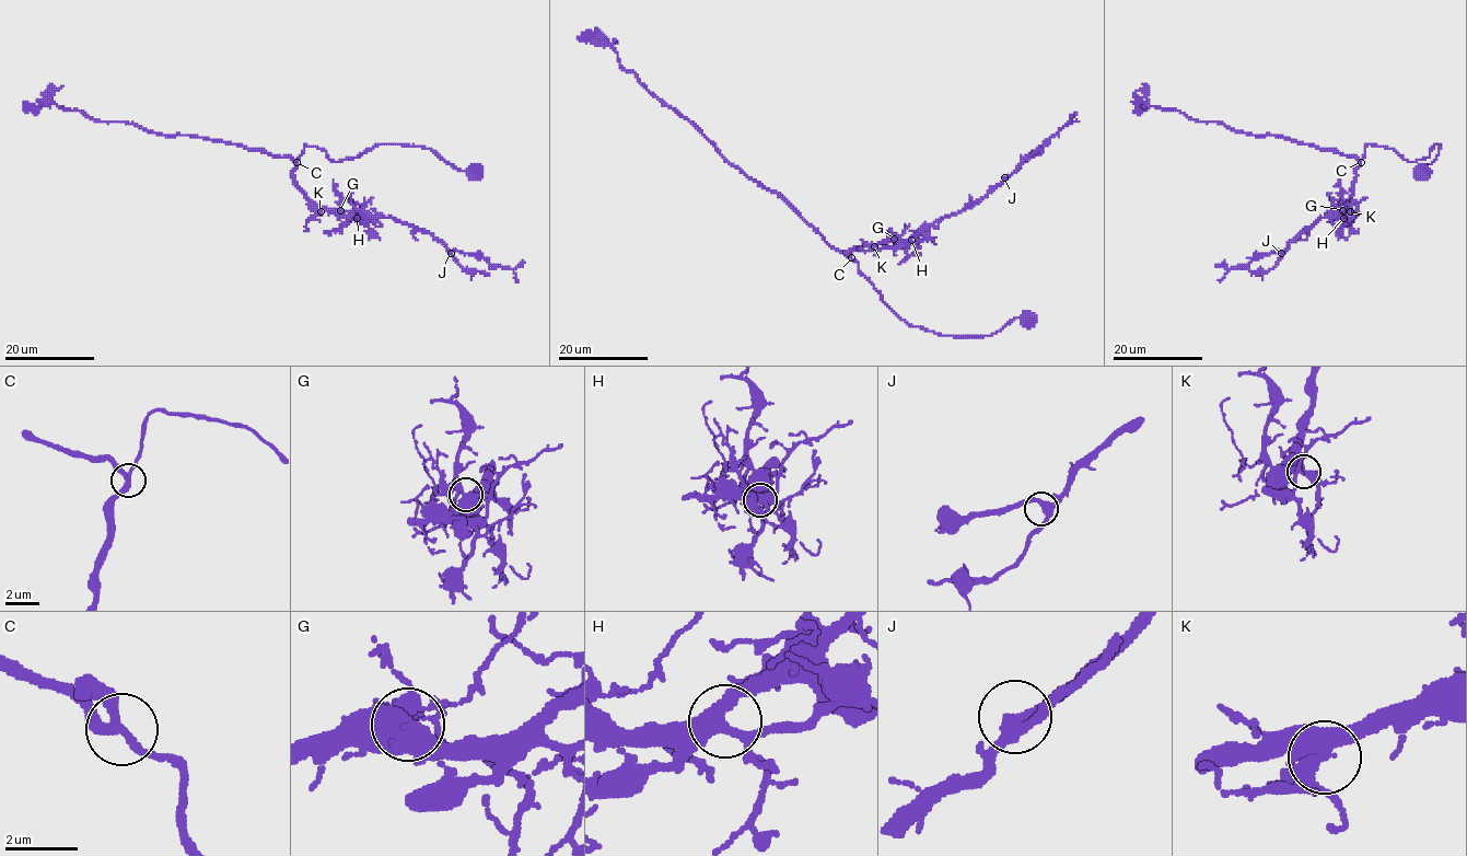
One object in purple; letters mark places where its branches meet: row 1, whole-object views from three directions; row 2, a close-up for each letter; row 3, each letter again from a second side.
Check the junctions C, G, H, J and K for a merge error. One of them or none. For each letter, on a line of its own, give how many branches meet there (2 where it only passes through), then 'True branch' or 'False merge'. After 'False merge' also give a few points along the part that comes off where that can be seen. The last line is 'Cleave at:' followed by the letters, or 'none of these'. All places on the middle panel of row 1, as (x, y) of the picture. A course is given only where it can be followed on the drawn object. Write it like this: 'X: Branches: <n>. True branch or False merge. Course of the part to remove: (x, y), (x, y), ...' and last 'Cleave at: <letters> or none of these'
C: Branches: 3. True branch
G: Branches: 4. True branch
H: Branches: 3. True branch
J: Branches: 3. True branch
K: Branches: 4. True branch
Cleave at: none of these

